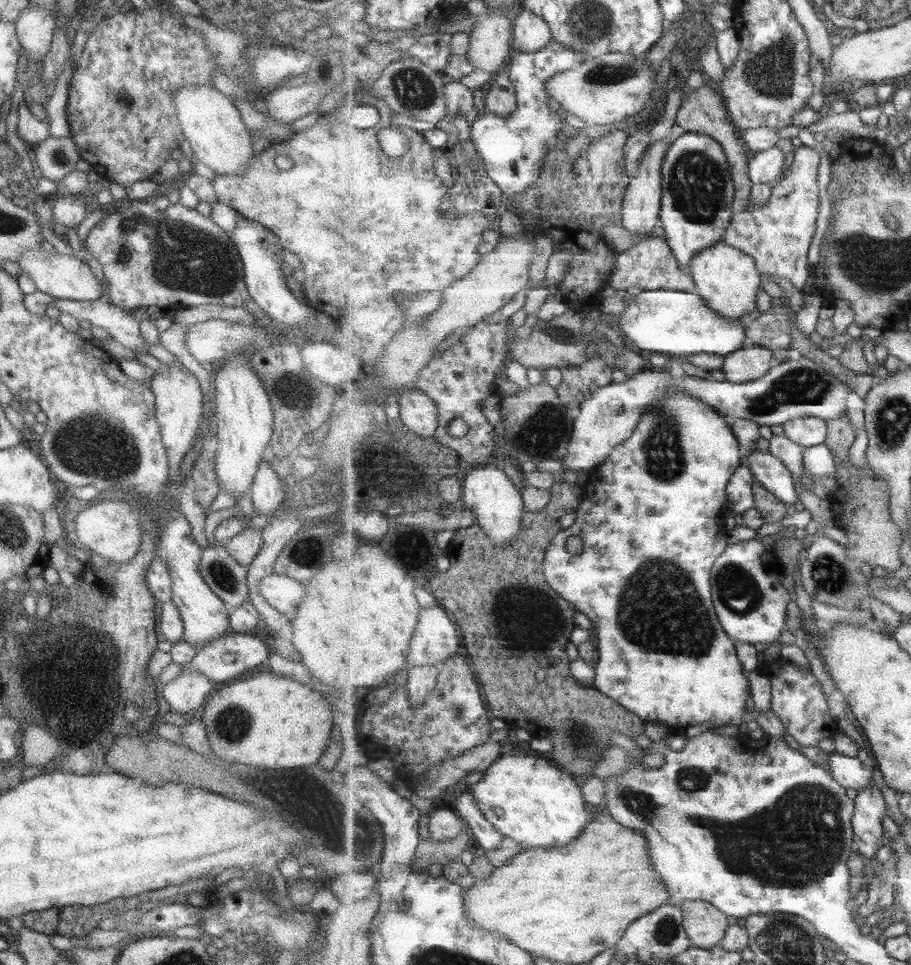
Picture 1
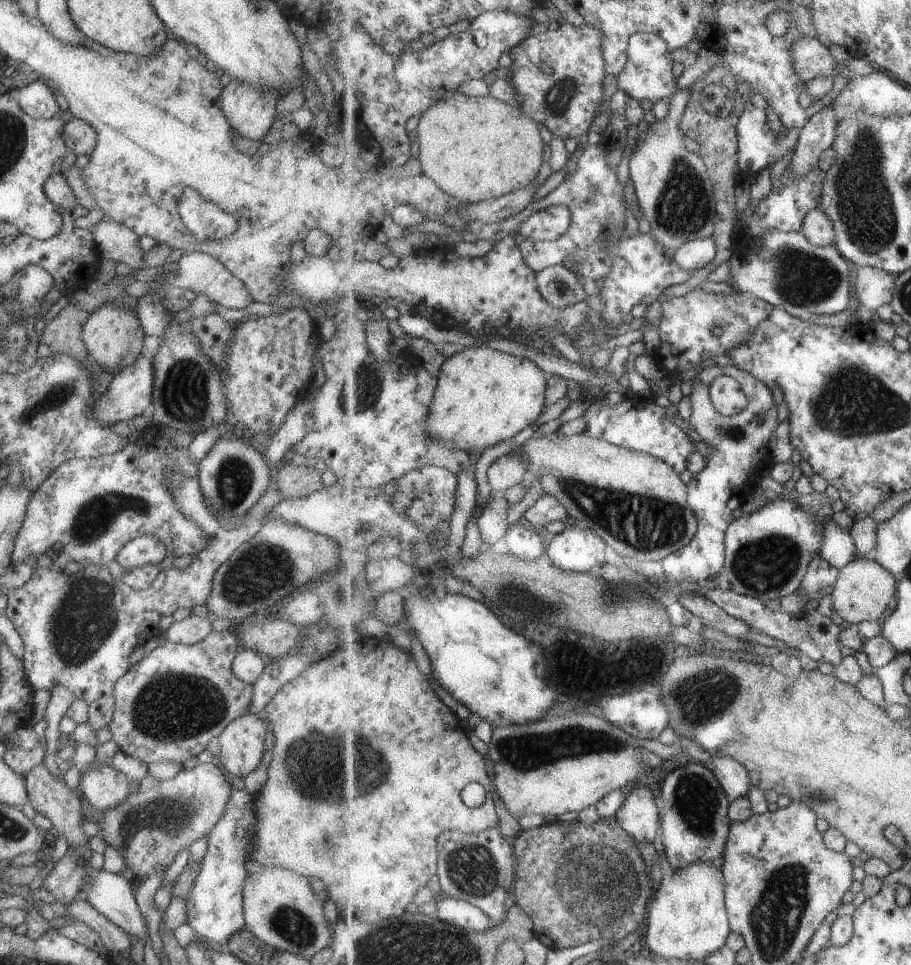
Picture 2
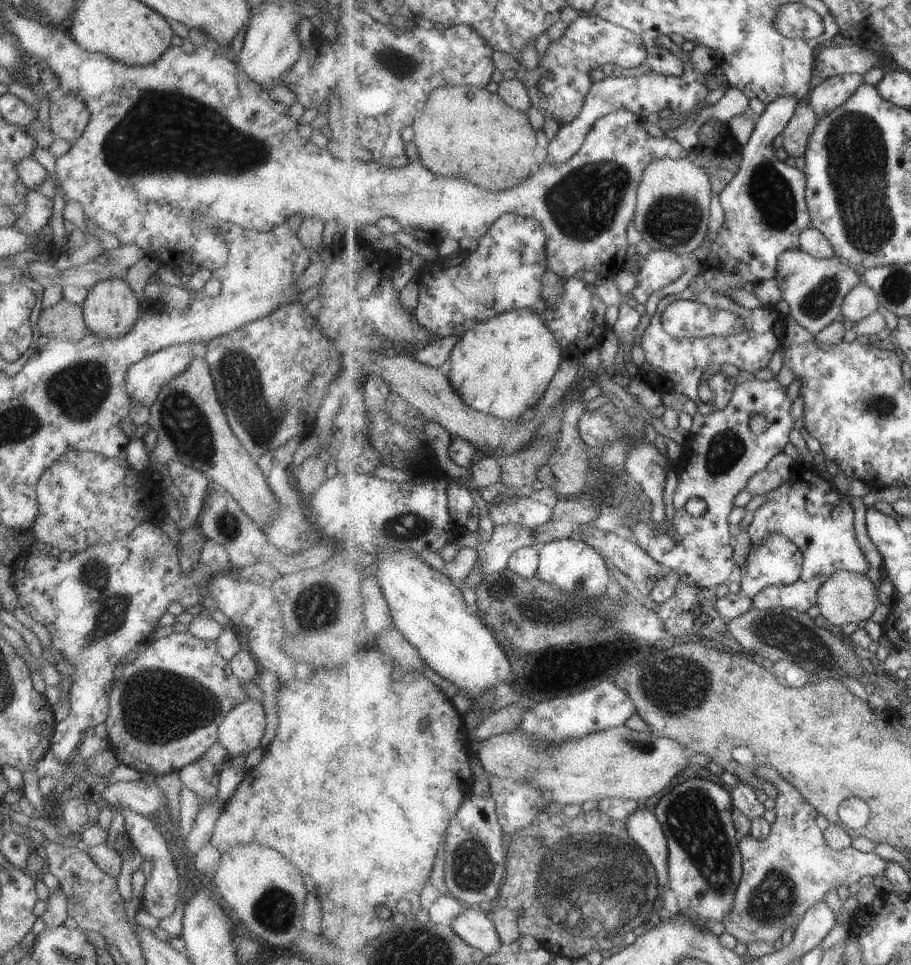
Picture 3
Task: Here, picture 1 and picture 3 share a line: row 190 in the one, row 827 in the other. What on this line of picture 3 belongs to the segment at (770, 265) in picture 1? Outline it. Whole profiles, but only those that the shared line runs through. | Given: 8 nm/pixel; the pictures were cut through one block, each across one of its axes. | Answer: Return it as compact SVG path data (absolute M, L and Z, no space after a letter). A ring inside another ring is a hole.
M784 778L776 784L782 788L782 794L774 810L777 814L774 830L766 840L754 835L741 840L745 875L734 912L721 927L740 943L764 940L779 946L784 932L792 926L798 928L814 904L826 901L828 892L859 883L865 876L887 876L886 868L892 864L874 852L864 854L852 847L834 850L816 822L819 811Z

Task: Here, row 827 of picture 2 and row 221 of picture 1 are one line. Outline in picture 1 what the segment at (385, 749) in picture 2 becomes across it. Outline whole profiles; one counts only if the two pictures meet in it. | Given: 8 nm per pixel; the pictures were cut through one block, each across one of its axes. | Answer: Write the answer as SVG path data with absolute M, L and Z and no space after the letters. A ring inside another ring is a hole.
M366 87L362 90L354 88L346 88L343 91L343 95L348 98L348 102L354 102L354 92L356 92L356 102L362 102L362 104L378 105L378 108L382 113L382 120L376 128L370 128L370 130L360 130L360 128L348 128L348 126L342 126L342 118L340 118L340 112L333 112L328 116L321 116L316 123L307 129L299 132L294 132L294 137L286 141L280 141L280 143L274 143L270 145L266 150L259 153L257 157L252 159L252 165L242 174L233 174L233 176L217 176L213 181L213 188L217 197L217 201L234 208L234 211L242 214L249 220L262 224L280 240L283 248L294 252L303 266L305 277L303 281L304 296L306 296L311 308L314 308L324 322L328 322L336 318L336 322L340 324L342 332L358 332L362 336L380 336L384 340L384 344L388 340L392 340L400 331L405 328L406 322L409 320L406 316L406 310L404 310L404 304L402 304L402 298L404 294L406 296L412 296L412 294L420 294L420 292L438 292L440 290L446 290L448 286L452 286L457 280L466 278L474 269L478 266L482 256L478 252L478 248L485 244L484 232L486 230L494 229L498 227L498 224L494 224L487 218L482 212L476 212L472 218L466 218L468 226L452 226L448 218L442 216L442 198L446 196L451 190L448 186L444 186L444 179L440 178L436 174L436 158L434 154L435 146L430 144L430 141L425 137L424 133L420 133L416 130L412 130L406 126L406 134L410 136L412 140L412 149L408 151L407 155L402 157L388 156L384 150L382 150L382 144L380 144L380 131L383 128L395 126L394 122L394 109L382 98L382 96L376 96L369 93ZM284 155L294 160L294 168L288 171L279 170L274 163L276 156Z

